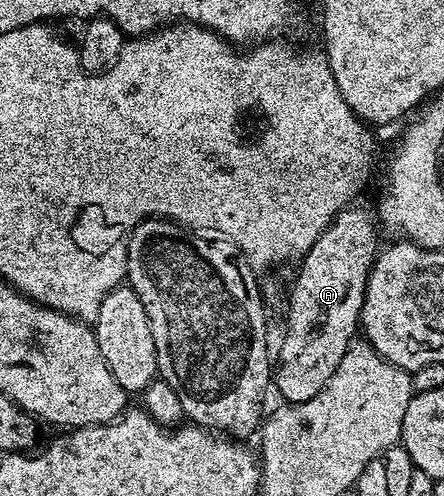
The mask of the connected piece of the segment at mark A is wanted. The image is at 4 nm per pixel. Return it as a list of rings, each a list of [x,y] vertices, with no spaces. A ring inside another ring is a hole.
[[[349,206],[344,211],[339,212],[332,224],[318,238],[318,242],[314,242],[314,246],[310,246],[310,250],[299,261],[300,269],[296,272],[296,281],[292,284],[292,293],[288,296],[288,329],[284,332],[284,341],[280,344],[280,360],[274,364],[274,388],[280,391],[280,400],[285,404],[301,404],[302,402],[310,402],[310,398],[314,398],[314,394],[318,394],[326,386],[326,382],[330,382],[330,378],[334,374],[334,370],[338,370],[338,362],[342,362],[342,358],[346,354],[346,350],[351,348],[358,336],[360,328],[360,311],[364,305],[364,291],[368,289],[368,275],[372,272],[372,266],[378,254],[376,248],[376,228],[378,229],[378,220],[375,215],[372,216],[364,208],[356,208],[357,206]]]

